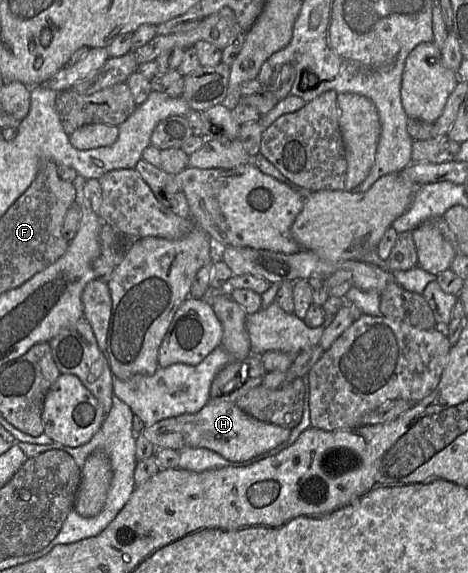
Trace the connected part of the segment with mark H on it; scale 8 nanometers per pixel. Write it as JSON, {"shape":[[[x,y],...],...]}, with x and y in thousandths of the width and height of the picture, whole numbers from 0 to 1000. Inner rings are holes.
{"shape":[[[449,696],[419,721],[389,723],[310,743],[303,757],[333,782],[387,785],[395,780],[453,785],[476,799],[513,806],[536,801],[611,770],[620,750],[553,735],[479,696]]]}

